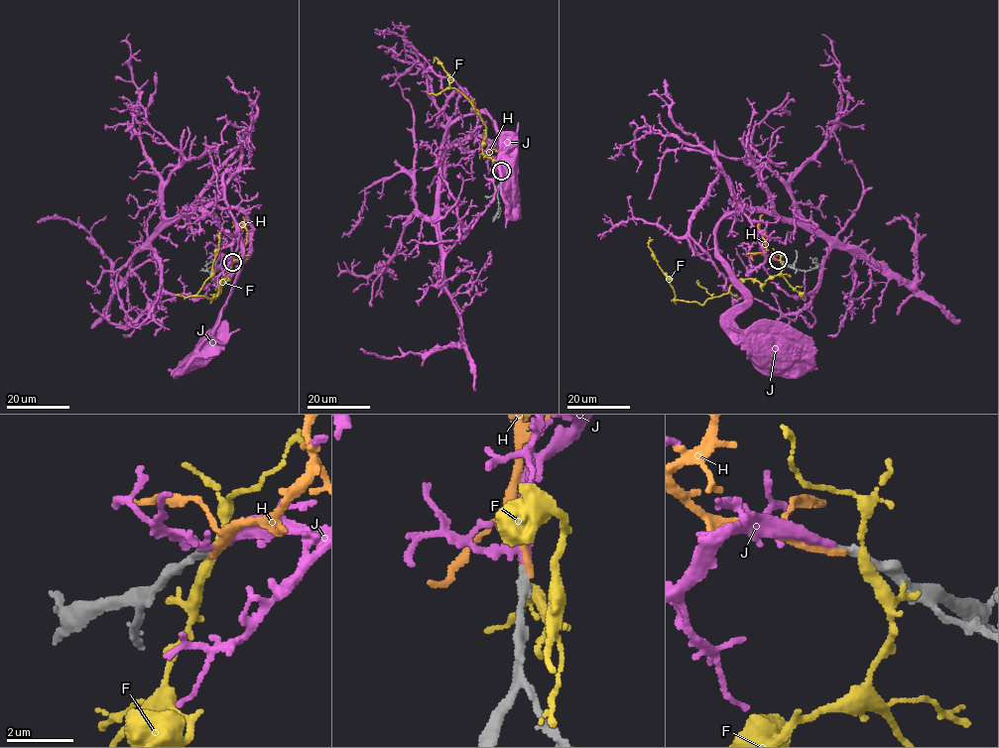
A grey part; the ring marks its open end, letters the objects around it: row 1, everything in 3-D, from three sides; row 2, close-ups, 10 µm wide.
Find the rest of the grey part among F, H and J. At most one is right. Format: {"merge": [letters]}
{"merge": ["J"]}

